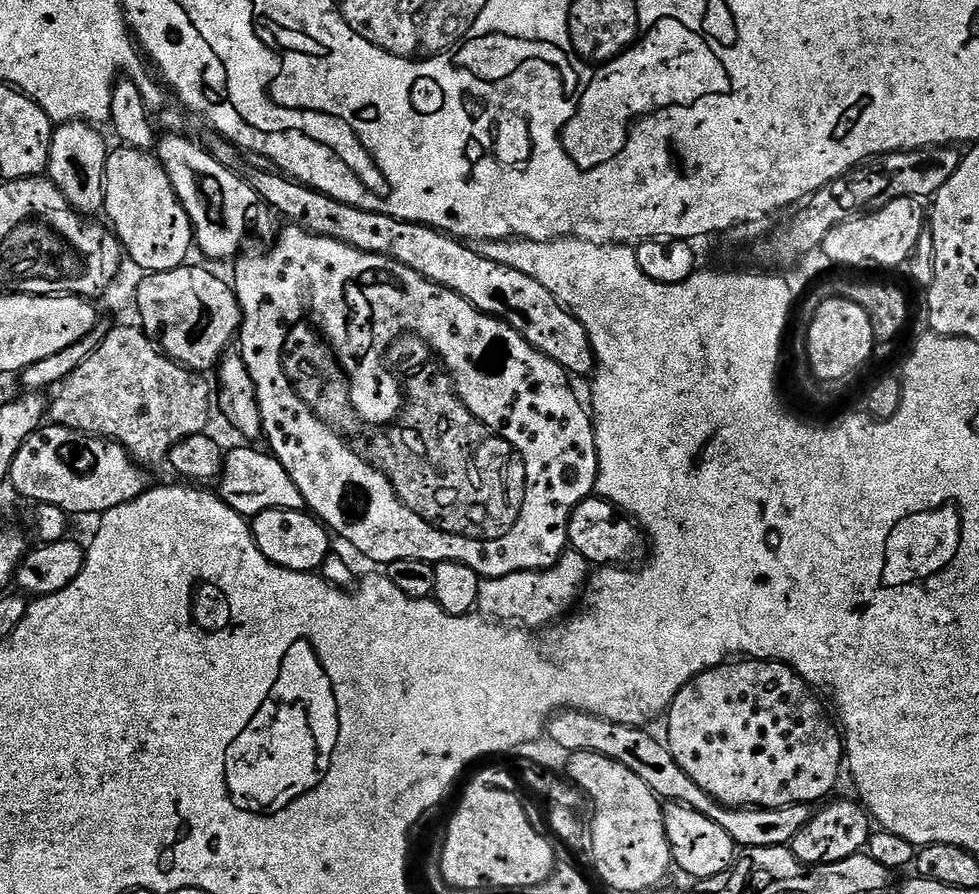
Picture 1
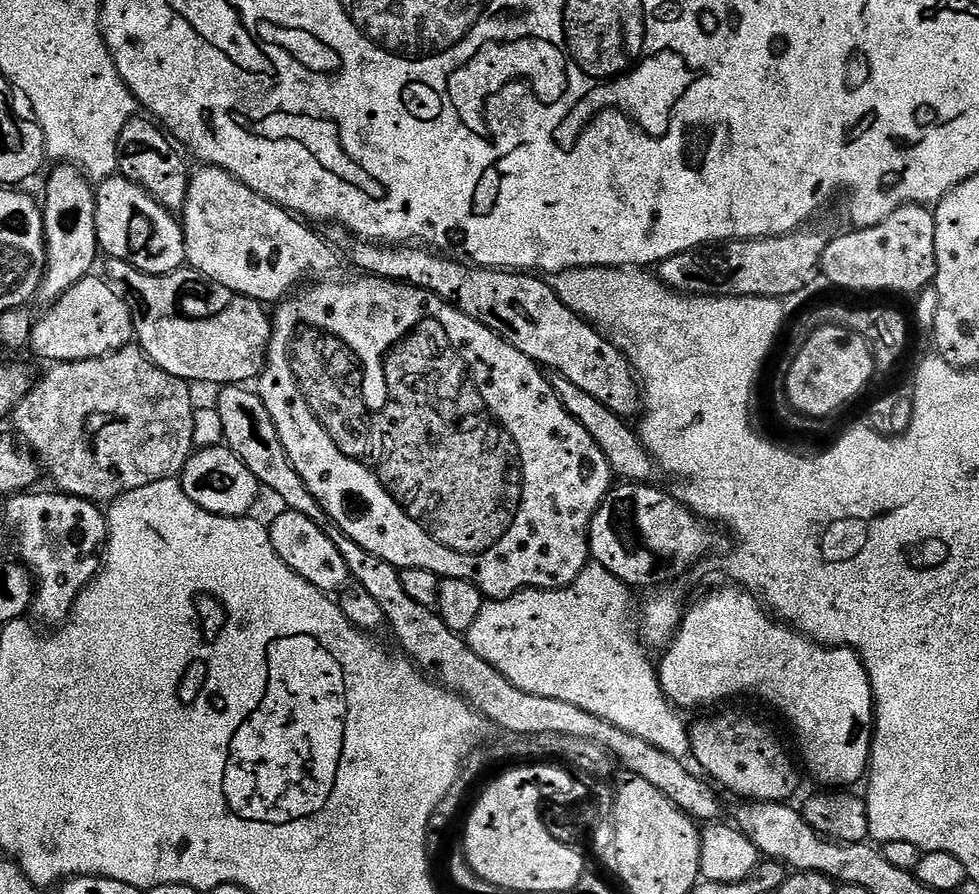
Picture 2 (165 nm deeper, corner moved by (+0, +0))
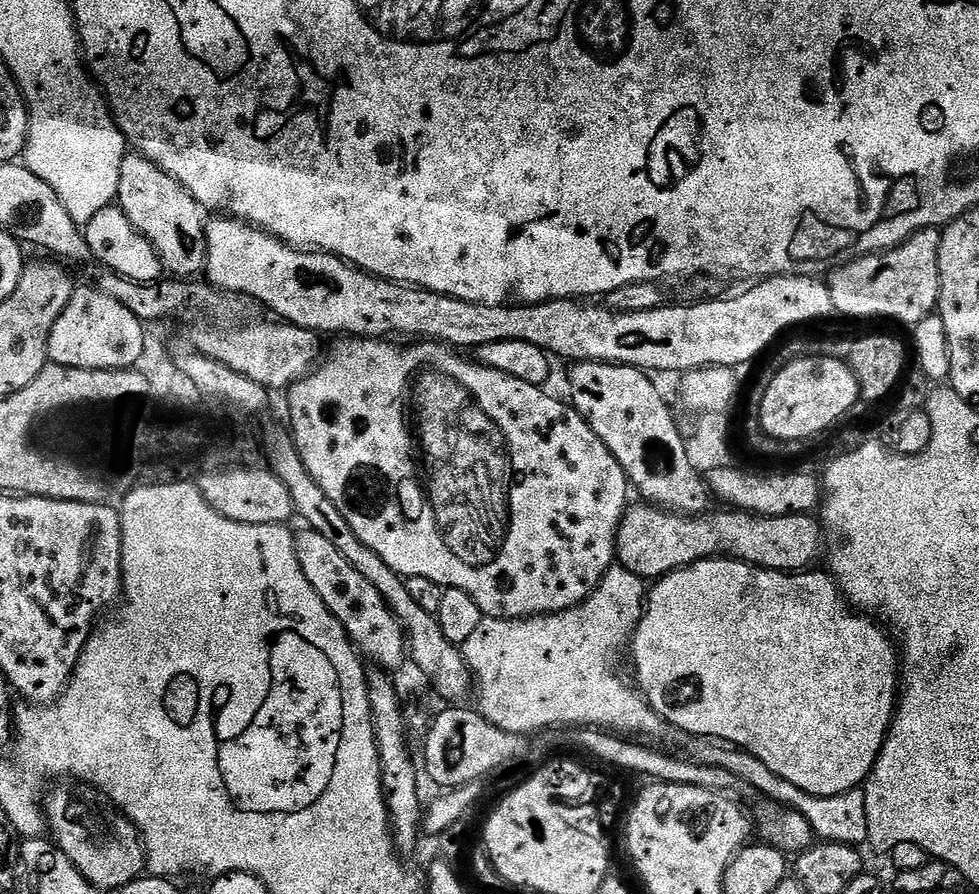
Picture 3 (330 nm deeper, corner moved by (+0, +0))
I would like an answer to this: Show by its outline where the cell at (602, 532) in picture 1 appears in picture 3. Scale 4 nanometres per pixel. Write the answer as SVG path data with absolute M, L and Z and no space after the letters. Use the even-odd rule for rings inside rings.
M647 502L633 503L620 520L620 529L616 535L616 560L626 570L638 574L648 582L670 574L687 564L699 560L724 557L745 560L759 568L769 568L775 572L803 572L811 569L816 559L821 559L826 548L824 529L817 517L812 514L803 516L753 516L750 512L739 510L720 510L717 516L701 514L685 516L678 512L669 512Z

